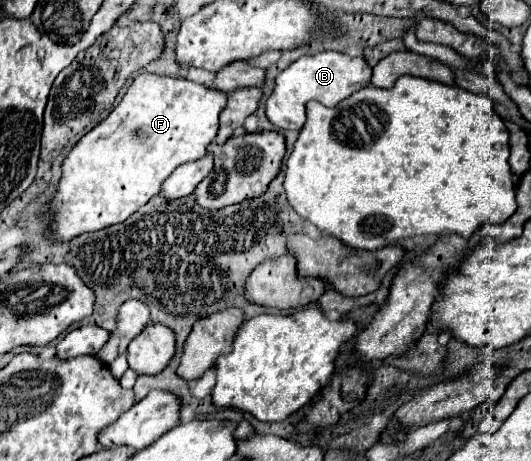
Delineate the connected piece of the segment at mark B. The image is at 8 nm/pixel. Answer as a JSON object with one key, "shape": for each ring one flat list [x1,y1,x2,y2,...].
{"shape":[[318,52,314,56,302,56,292,62,280,76,276,76,276,86,266,100,266,118,280,130,300,130,306,120,306,102,316,100,328,108,336,106,340,100,348,98,352,92,370,84,372,68,366,60,350,58,340,52]]}

